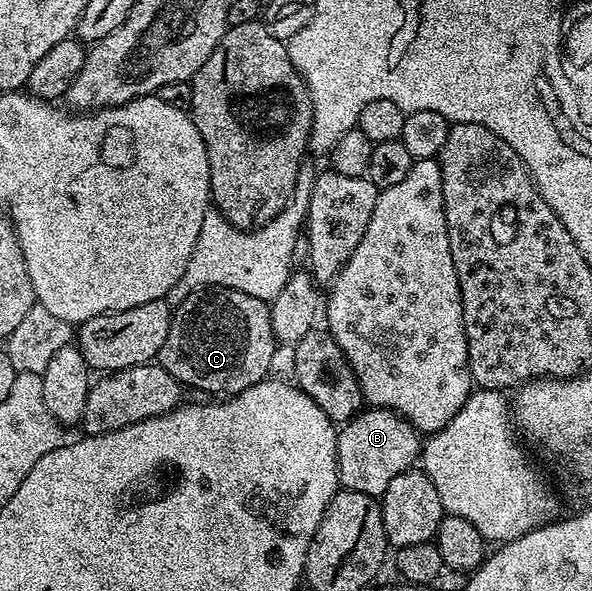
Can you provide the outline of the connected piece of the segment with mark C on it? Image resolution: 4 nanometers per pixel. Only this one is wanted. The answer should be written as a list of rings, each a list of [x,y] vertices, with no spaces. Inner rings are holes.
[[[206,286],[192,291],[182,302],[175,304],[170,333],[166,333],[158,362],[180,384],[188,386],[189,383],[196,391],[209,391],[212,397],[227,397],[269,378],[271,371],[268,370],[272,367],[276,350],[278,344],[272,328],[272,309],[265,300],[250,297],[250,293],[238,289]]]

